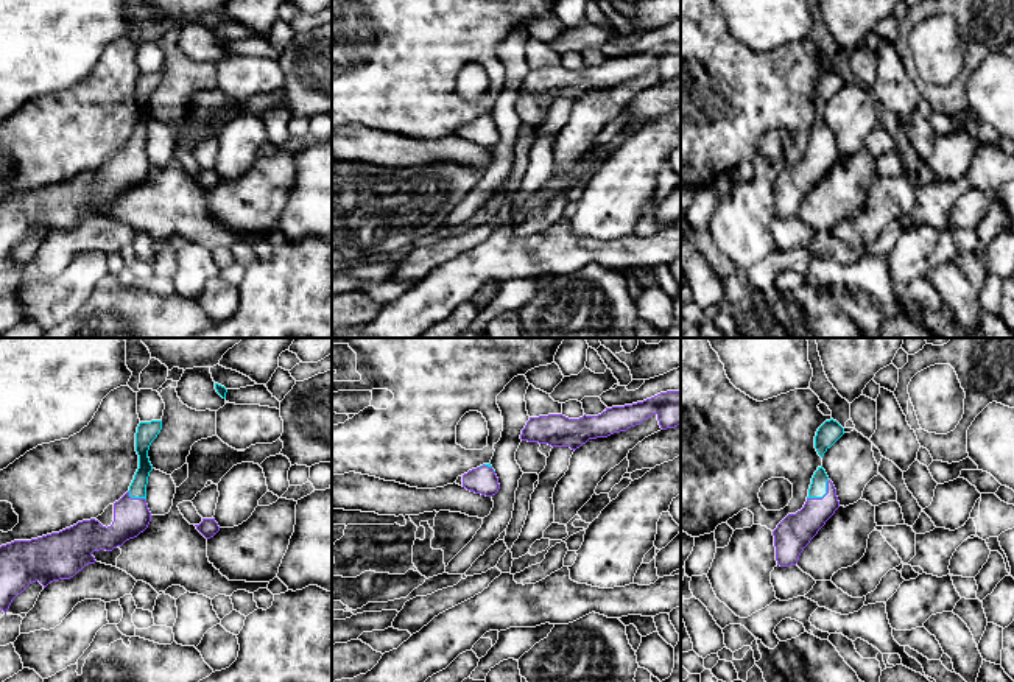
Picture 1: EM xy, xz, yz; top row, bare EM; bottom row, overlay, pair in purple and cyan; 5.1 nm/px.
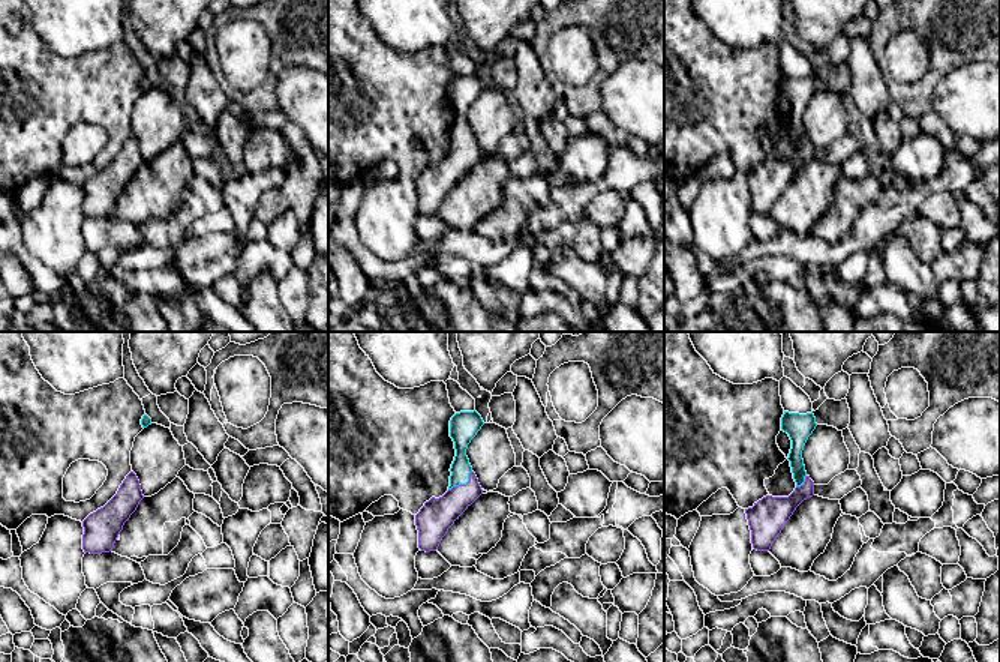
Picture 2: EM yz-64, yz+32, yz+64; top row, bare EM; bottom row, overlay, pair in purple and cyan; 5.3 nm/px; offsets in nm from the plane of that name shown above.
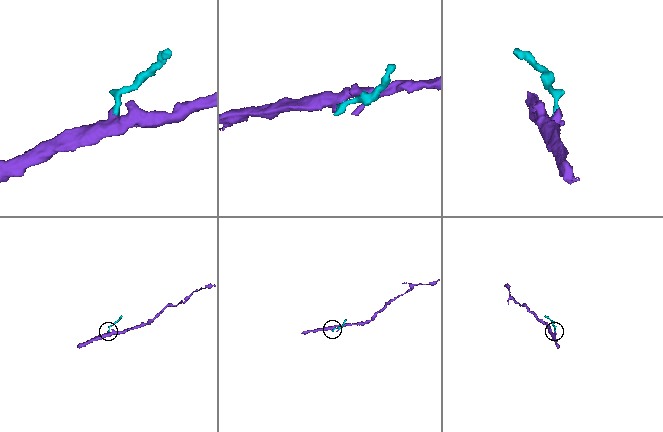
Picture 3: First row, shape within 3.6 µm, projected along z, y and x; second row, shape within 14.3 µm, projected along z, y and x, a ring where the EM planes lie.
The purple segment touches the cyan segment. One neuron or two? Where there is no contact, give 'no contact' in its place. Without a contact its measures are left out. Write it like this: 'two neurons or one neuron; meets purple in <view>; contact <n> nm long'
one neuron; meets purple in yz; contact 160 nm long

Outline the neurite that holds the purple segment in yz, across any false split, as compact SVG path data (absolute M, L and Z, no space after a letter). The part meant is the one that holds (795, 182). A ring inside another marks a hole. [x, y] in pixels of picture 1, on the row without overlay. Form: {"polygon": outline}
{"polygon": "M821 117L812 129L804 159L788 165L773 182L777 216L796 216L804 199L838 159L836 140Z"}

